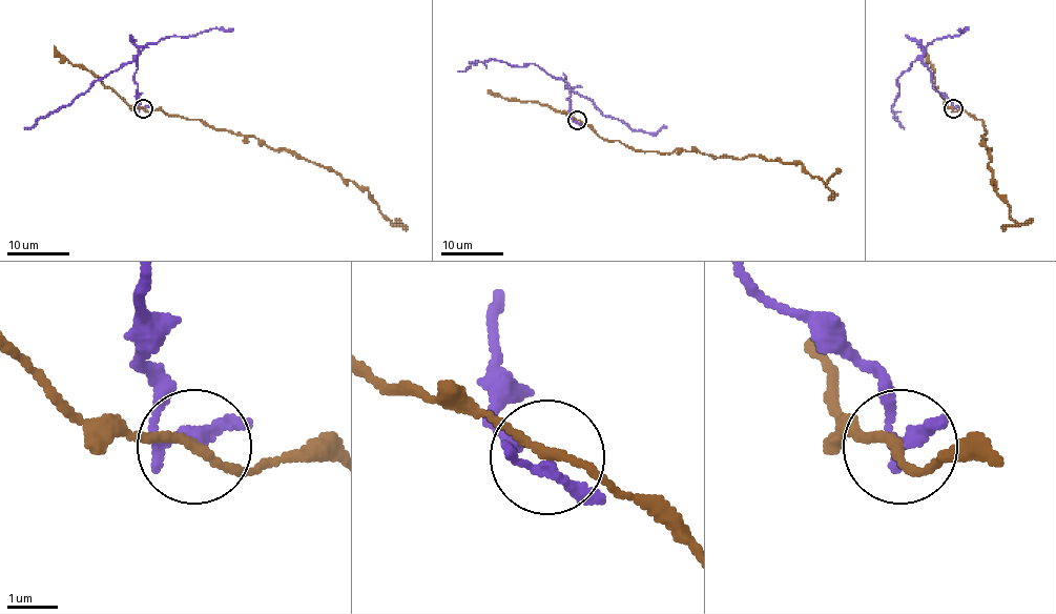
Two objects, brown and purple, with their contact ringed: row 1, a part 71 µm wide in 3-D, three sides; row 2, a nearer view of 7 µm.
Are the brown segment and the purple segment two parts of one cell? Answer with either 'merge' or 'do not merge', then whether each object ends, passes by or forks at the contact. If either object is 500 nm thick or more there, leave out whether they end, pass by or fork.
do not merge; brown passes by; purple forks

